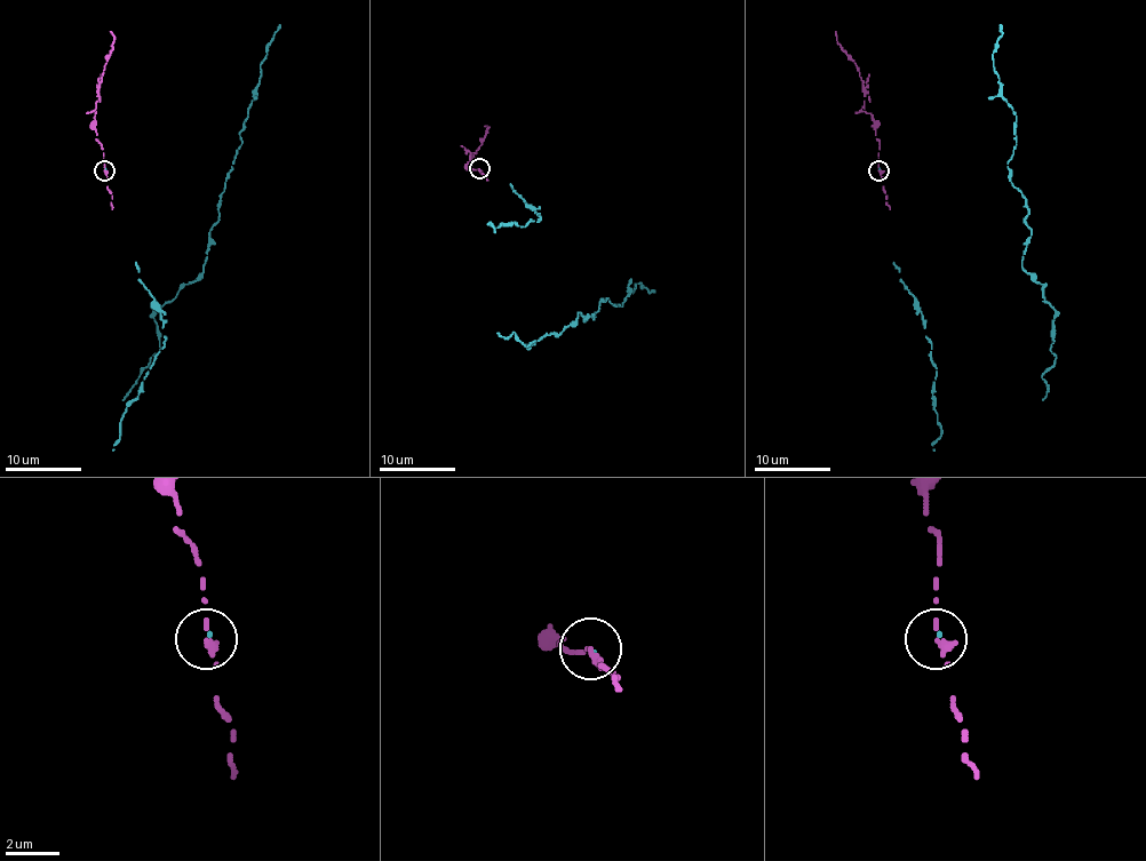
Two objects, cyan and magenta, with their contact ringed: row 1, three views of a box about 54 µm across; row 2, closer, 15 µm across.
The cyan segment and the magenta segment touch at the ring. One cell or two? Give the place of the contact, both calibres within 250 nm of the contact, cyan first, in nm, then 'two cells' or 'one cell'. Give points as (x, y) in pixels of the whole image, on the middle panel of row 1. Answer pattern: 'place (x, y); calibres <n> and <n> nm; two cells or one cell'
place (479, 168); calibres 70 and 300 nm; one cell

